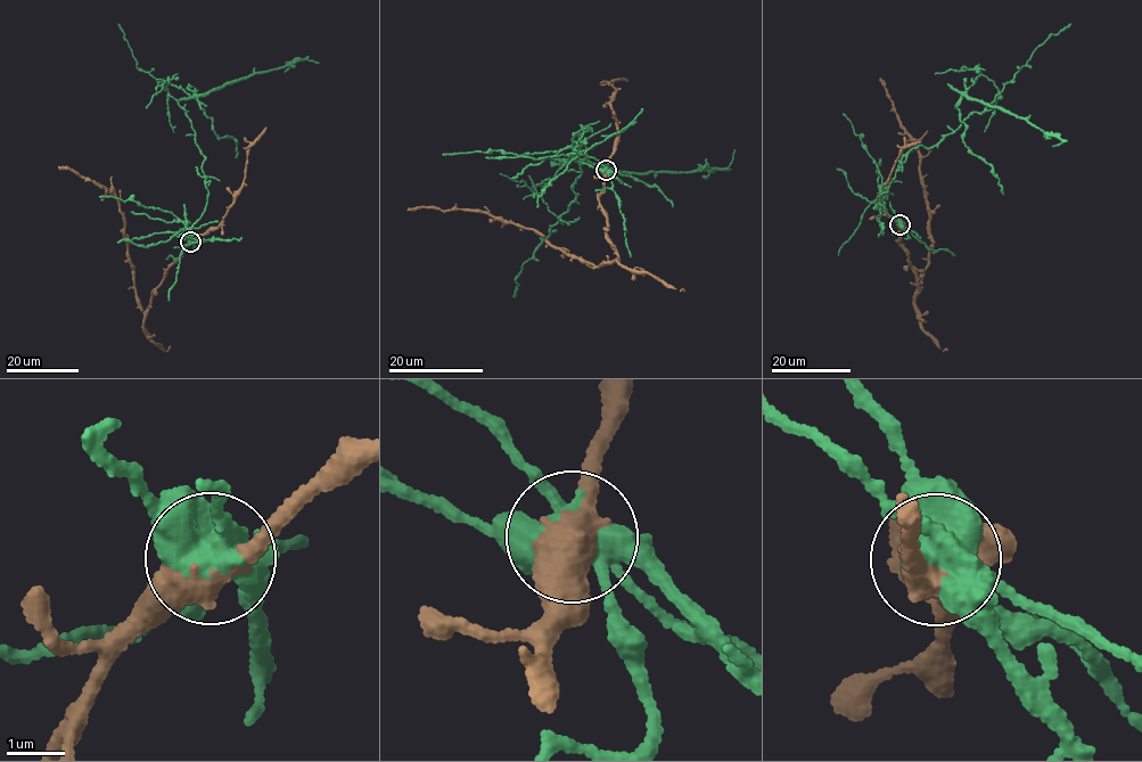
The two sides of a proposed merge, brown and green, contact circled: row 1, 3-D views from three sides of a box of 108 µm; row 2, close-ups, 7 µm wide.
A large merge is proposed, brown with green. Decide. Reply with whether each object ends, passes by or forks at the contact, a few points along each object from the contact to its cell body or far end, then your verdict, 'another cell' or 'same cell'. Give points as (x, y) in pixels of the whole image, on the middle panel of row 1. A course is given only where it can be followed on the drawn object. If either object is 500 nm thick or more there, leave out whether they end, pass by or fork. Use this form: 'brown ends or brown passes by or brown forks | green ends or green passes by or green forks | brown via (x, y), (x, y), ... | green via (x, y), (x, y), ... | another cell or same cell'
brown via (606, 170), (598, 199), (618, 254), (597, 265), (536, 231), (484, 212), (407, 210) | green via (606, 170), (573, 145), (588, 126), (567, 212), (539, 195), (567, 162), (684, 172), (724, 169), (734, 149) | another cell

